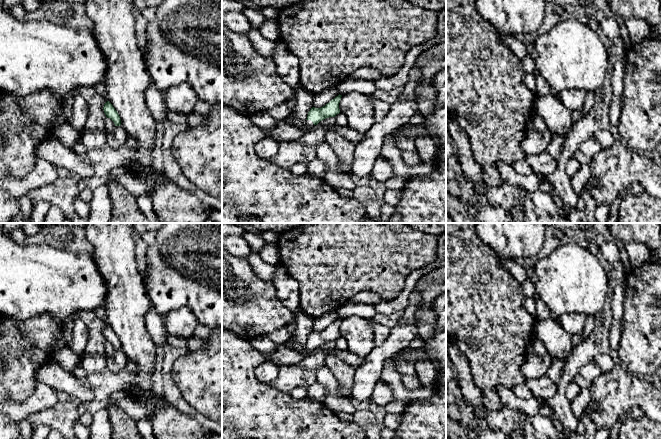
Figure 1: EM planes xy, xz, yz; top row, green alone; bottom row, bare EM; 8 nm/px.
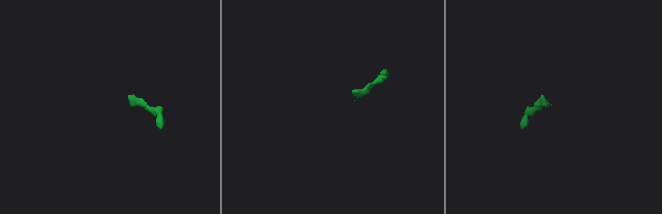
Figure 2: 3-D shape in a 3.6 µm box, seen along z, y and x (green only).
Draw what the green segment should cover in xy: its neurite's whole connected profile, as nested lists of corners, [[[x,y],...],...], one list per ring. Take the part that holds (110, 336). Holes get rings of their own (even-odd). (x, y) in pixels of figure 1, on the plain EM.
[[[107,325],[104,328],[103,334],[104,334],[106,341],[110,342],[114,346],[115,350],[121,349],[120,340],[119,340],[118,336],[115,334],[115,332],[113,331],[113,329],[109,325]]]

